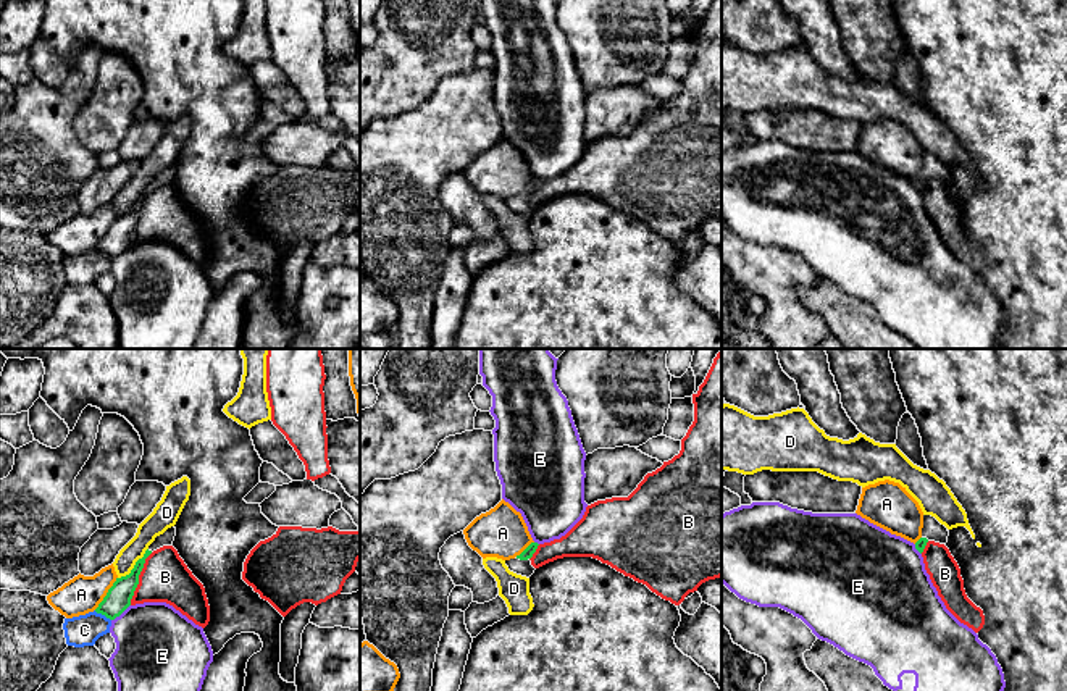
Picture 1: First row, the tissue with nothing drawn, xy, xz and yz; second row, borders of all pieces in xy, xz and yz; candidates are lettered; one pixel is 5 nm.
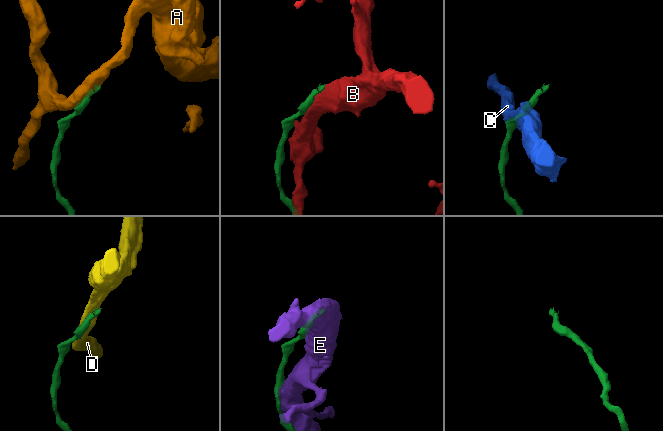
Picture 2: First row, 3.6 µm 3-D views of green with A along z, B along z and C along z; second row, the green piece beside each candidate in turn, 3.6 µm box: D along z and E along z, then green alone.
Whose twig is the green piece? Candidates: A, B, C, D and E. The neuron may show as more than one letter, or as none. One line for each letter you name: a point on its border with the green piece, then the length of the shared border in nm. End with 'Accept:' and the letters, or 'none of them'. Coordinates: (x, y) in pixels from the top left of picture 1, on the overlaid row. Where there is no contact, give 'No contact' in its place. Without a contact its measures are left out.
Accept: none of them

